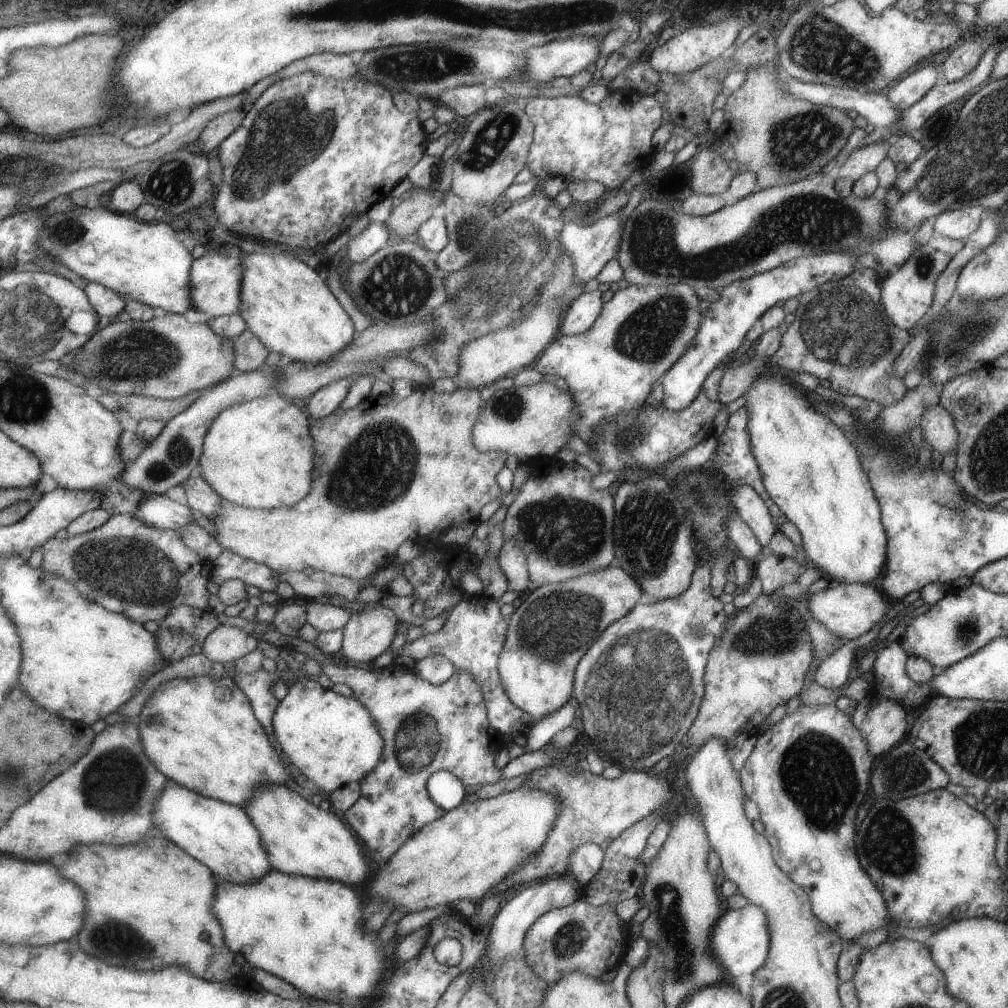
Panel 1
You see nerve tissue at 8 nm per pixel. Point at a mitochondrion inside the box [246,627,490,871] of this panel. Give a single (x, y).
(419, 739)

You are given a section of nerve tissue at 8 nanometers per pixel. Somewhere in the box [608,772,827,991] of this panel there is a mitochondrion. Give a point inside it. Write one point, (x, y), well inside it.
(671, 924)

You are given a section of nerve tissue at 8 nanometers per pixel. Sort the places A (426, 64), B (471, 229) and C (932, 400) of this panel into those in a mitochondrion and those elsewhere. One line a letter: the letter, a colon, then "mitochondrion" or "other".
A: mitochondrion
B: mitochondrion
C: other

